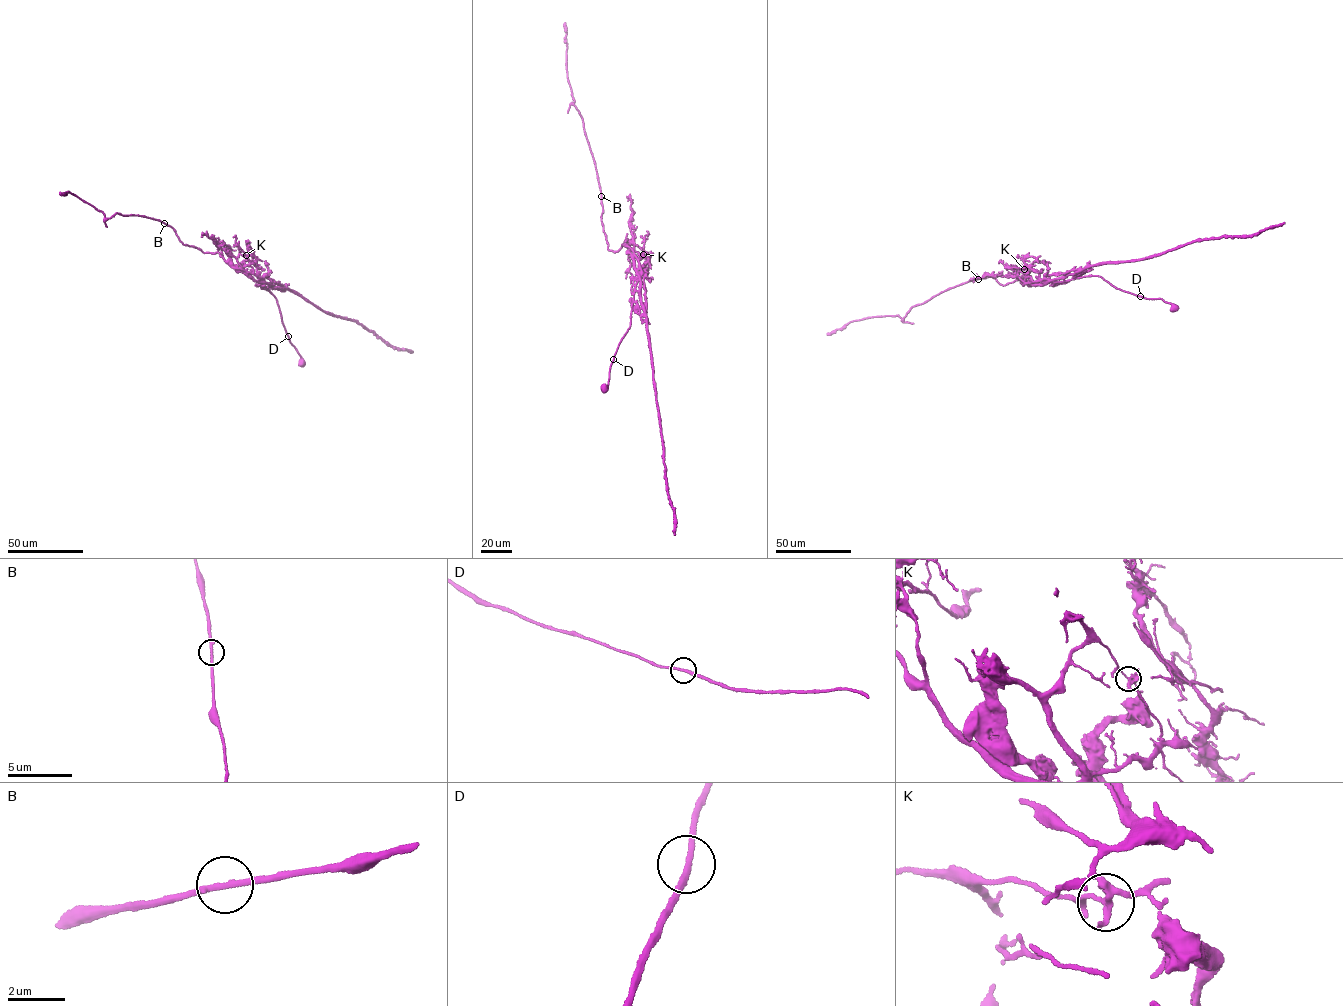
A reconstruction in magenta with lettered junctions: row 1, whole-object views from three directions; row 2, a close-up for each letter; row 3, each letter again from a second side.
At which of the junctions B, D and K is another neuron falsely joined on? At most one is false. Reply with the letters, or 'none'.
K

